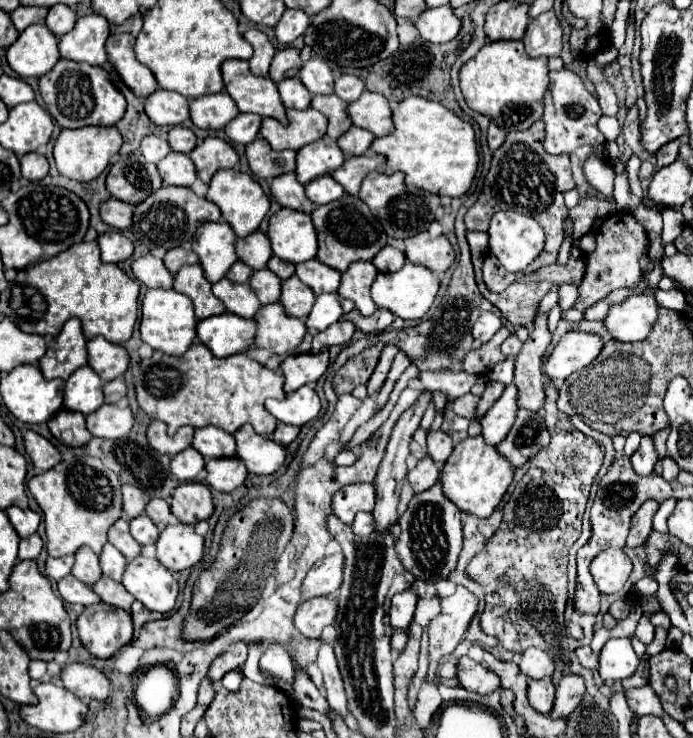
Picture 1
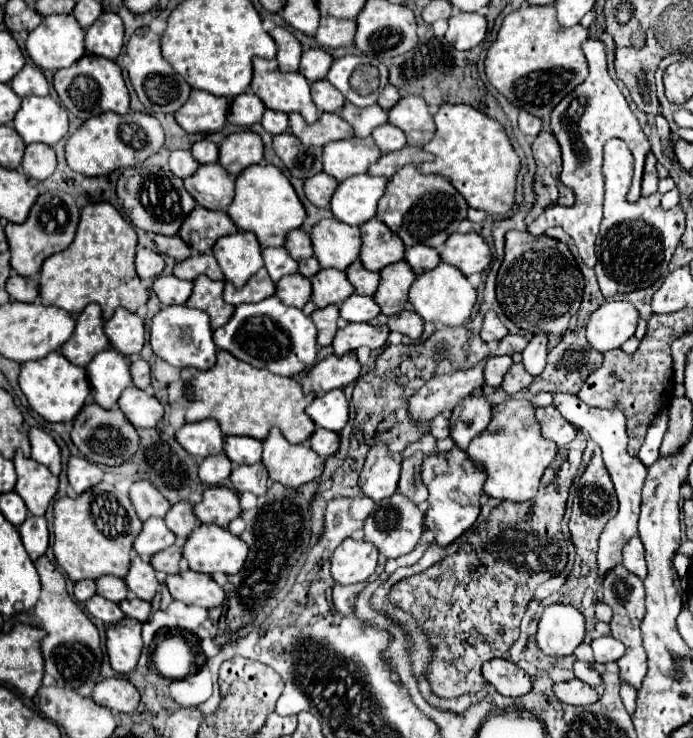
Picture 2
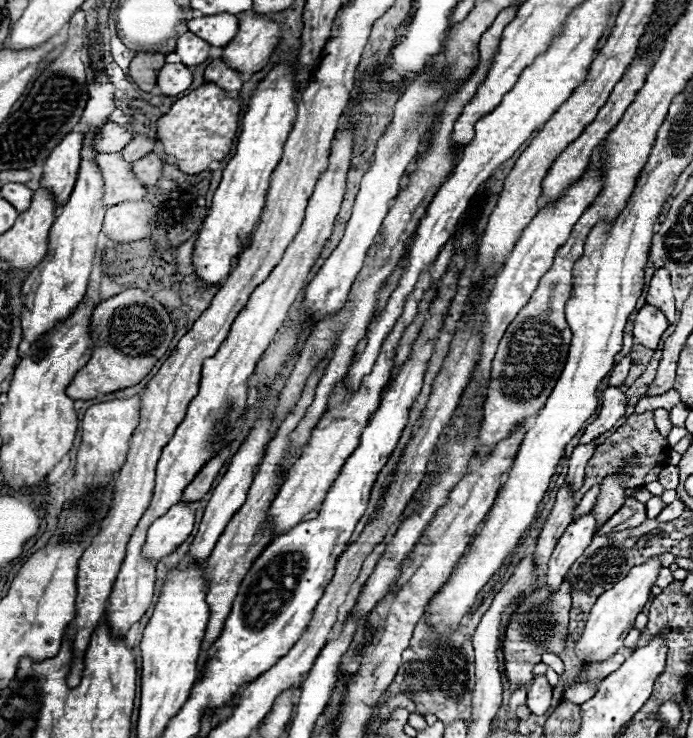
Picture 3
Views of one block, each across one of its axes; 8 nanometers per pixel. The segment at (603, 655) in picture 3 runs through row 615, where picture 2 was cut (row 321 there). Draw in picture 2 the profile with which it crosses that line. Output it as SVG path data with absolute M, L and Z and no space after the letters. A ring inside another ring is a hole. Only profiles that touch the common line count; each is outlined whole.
M610 300L602 304L588 320L586 338L598 352L620 348L634 336L640 312L626 300Z

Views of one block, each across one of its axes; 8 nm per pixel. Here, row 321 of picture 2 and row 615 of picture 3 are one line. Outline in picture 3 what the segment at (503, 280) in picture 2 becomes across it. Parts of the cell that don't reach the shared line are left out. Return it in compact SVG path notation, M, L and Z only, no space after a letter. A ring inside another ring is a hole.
M566 578L558 590L550 592L548 586L542 586L522 598L516 606L514 614L508 620L506 636L504 636L504 670L506 678L512 688L528 686L534 680L532 668L540 662L544 652L562 656L568 640L568 622L570 622L570 608L572 608L572 584Z

